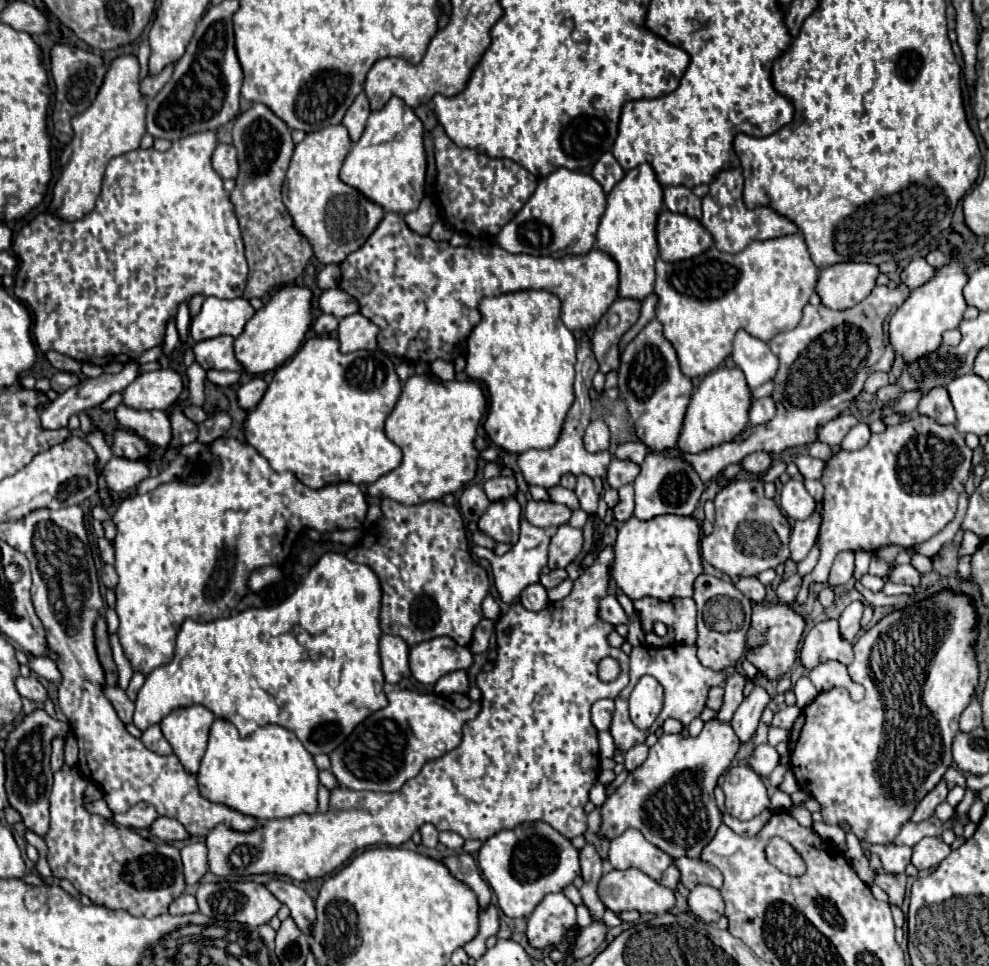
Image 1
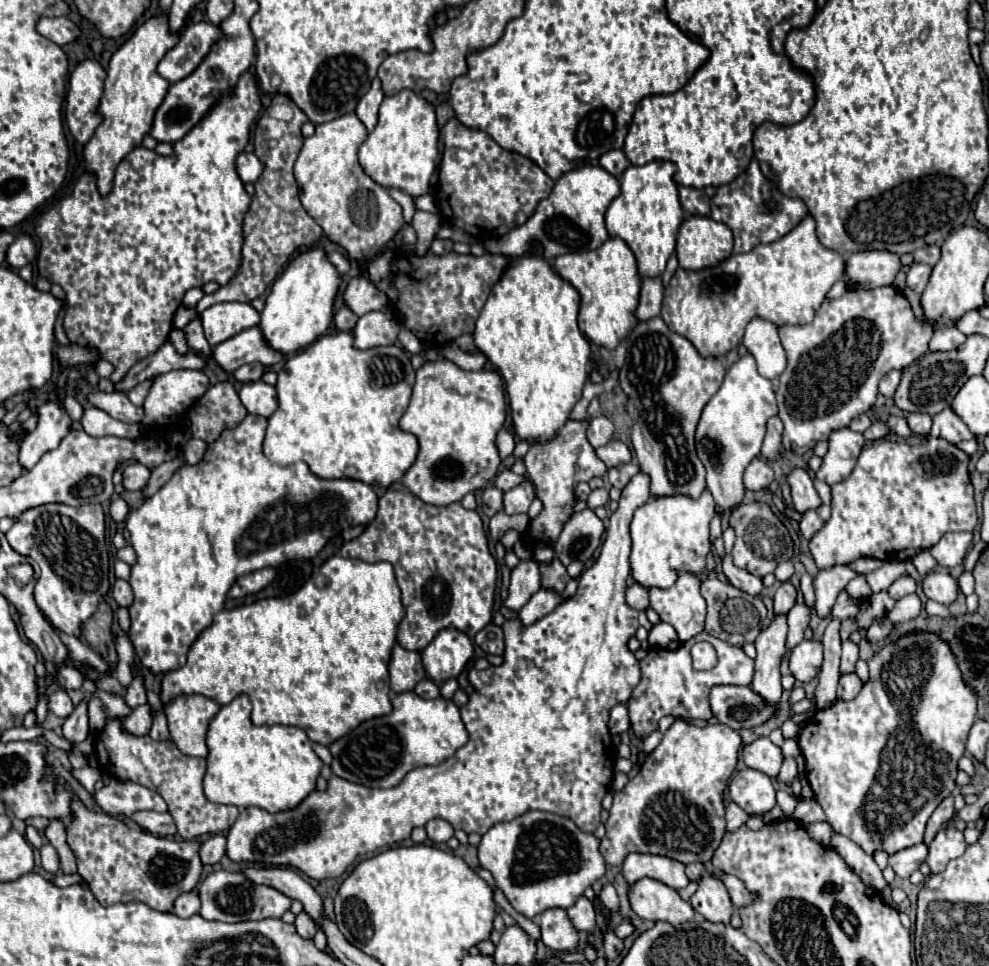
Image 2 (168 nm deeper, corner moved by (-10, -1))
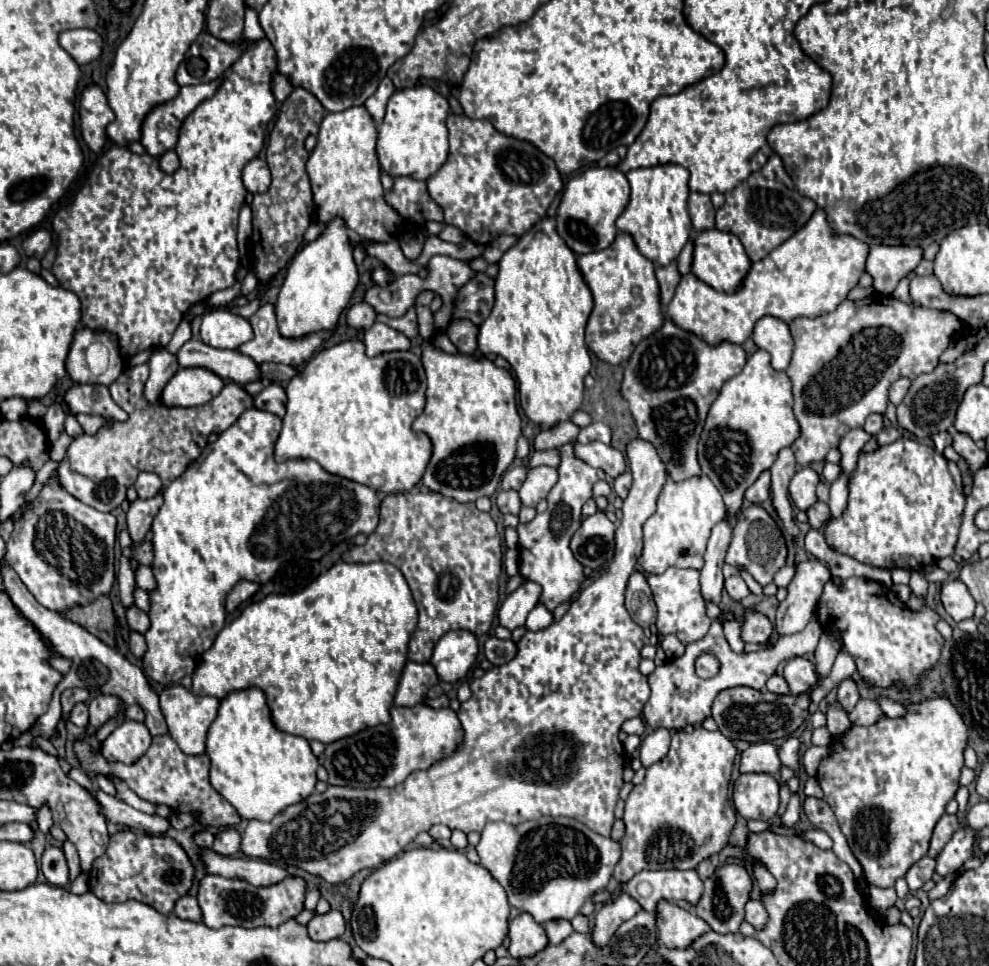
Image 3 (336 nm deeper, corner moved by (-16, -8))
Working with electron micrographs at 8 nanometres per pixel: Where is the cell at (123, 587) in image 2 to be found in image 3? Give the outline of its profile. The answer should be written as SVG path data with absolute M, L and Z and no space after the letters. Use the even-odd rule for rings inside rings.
M132 606L130 610L126 610L126 618L128 618L128 626L132 632L140 632L146 634L150 628L150 618L146 612L142 612L140 608Z

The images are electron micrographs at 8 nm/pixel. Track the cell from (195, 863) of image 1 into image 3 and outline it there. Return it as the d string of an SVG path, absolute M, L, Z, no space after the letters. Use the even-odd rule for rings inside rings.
M224 828L224 846L214 846L214 850L218 854L224 854L224 856L232 856L240 850L240 832L236 828Z

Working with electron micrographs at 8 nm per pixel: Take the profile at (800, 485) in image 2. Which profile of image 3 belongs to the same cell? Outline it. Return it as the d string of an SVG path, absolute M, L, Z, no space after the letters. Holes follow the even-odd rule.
M802 468L794 474L790 480L790 498L800 510L808 510L812 502L816 502L816 486L820 482L820 476L812 468Z

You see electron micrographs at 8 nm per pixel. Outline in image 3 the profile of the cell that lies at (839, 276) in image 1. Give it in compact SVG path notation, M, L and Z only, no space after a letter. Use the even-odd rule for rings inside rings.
M872 246L866 260L866 272L872 274L876 292L886 296L892 294L898 280L918 266L922 254L924 250L920 246Z

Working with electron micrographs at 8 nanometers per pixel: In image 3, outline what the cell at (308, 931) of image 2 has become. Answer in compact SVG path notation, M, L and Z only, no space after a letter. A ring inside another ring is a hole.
M330 910L328 914L316 914L308 922L308 934L312 940L326 942L340 938L344 934L344 918L338 910Z

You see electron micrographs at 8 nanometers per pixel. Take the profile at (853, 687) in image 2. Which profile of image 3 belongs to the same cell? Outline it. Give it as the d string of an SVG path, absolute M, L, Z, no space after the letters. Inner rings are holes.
M858 700L854 710L848 714L850 722L858 724L858 726L872 726L878 722L880 716L882 716L882 710L880 710L878 702L874 702L874 700Z

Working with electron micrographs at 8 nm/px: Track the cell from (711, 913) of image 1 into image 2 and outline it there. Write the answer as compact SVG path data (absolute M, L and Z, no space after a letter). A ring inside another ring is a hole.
M704 875L690 903L710 923L730 923L732 901L720 879L712 875Z

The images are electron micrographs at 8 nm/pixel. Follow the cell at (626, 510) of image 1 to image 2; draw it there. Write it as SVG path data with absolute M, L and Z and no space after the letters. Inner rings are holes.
M638 473L634 479L630 479L630 483L622 489L622 497L620 497L620 505L618 509L612 513L610 517L610 525L608 525L608 531L606 531L606 541L602 545L602 553L600 557L596 559L596 563L586 569L582 575L580 575L580 581L578 581L578 591L574 597L570 599L564 599L550 615L538 619L536 623L532 623L530 627L524 627L520 623L520 619L510 619L502 625L504 629L504 643L506 643L506 653L504 653L504 663L500 667L492 667L488 671L478 671L478 669L470 669L468 673L468 679L470 683L474 685L476 693L470 695L470 701L460 709L462 711L462 717L464 717L464 725L470 733L470 741L460 747L452 757L448 757L446 761L442 761L440 765L432 765L432 767L418 767L414 771L410 771L410 775L406 775L406 779L402 779L402 783L398 787L392 787L392 789L370 789L370 787L362 787L358 783L350 783L346 779L340 779L340 777L332 777L328 781L328 789L326 791L312 791L296 809L292 811L284 811L284 813L276 813L276 815L270 815L262 809L256 809L256 807L248 807L240 811L236 823L232 825L232 829L228 831L226 839L226 855L236 861L236 863L262 863L266 867L276 867L276 865L292 865L296 869L300 869L304 875L308 875L310 879L316 879L316 881L322 881L322 879L336 879L340 877L352 863L356 857L360 855L366 855L366 853L374 853L376 849L380 847L386 847L386 845L394 845L394 843L402 843L404 839L410 839L410 833L414 827L424 827L432 817L436 819L444 819L448 821L454 829L464 829L468 835L470 833L480 833L484 835L490 827L494 827L496 823L502 823L502 821L512 821L516 817L522 817L524 813L528 813L528 809L532 811L548 811L548 813L554 813L554 815L562 815L562 817L568 817L572 819L584 833L592 833L596 829L596 825L600 823L600 801L604 799L604 795L608 793L610 789L610 783L612 783L612 765L614 765L614 759L616 757L616 749L614 749L614 743L612 743L612 737L610 737L610 731L608 731L608 713L610 713L610 707L614 707L616 703L628 703L630 699L630 693L634 691L634 687L638 685L640 681L640 663L638 659L634 657L632 651L628 651L626 643L628 639L636 633L638 629L638 611L634 611L626 601L624 601L624 591L628 587L628 577L630 577L630 563L628 563L628 557L630 557L630 533L628 533L628 525L632 521L632 515L638 507L642 507L648 499L650 499L650 493L648 493L648 487L650 487L650 479L642 473Z

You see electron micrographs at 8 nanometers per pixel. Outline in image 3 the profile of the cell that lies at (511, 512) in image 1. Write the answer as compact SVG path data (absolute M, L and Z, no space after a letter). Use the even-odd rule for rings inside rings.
M552 466L528 468L528 476L520 488L520 500L524 506L536 506L548 496L552 486L558 482L558 472Z

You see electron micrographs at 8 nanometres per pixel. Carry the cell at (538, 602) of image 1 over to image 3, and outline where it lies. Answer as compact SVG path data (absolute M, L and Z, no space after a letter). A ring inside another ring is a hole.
M536 606L530 614L528 614L528 618L526 618L526 628L528 630L532 630L532 632L536 632L536 630L544 630L544 628L548 628L552 624L552 612L550 610L544 610L544 606Z

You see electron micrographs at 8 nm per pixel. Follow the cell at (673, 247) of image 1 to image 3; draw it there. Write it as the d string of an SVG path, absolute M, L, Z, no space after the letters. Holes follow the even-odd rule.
M716 228L712 230L704 230L696 236L694 240L694 262L692 262L692 272L702 280L706 282L708 286L712 286L714 290L718 292L726 292L726 294L732 294L740 288L744 276L748 274L750 270L750 258L746 256L744 252L744 246L742 242L734 236L734 234L728 234L728 232L720 232Z

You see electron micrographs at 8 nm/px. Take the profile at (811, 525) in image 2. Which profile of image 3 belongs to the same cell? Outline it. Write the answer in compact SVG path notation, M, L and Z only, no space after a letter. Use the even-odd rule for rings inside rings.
M816 502L814 506L810 506L808 510L806 510L806 514L808 514L808 522L810 522L810 526L814 528L814 530L820 530L822 528L822 524L830 518L830 508L828 508L828 504L826 502Z

